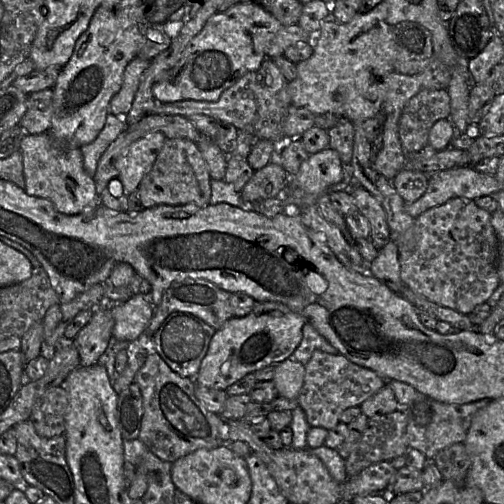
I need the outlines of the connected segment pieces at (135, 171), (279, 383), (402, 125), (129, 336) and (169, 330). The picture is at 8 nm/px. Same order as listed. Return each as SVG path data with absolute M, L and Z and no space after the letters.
M155 132L133 142L116 162L118 178L126 195L138 189L142 178L151 170L166 136Z
M294 358L275 366L273 382L280 397L297 399L304 383L305 365Z
M424 89L413 96L405 105L399 120L399 138L404 152L413 154L428 145L433 125L441 119L450 119L451 100L447 89Z
M133 295L125 302L110 304L114 317L112 336L121 341L133 341L147 329L155 310L147 295Z
M173 312L154 334L150 347L153 347L164 362L178 375L194 379L216 331L215 328L194 315Z

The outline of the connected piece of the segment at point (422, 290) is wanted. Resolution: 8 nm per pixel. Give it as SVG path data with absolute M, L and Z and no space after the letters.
M453 198L415 218L414 228L417 246L410 252L399 252L404 285L433 303L465 315L485 303L501 283L497 271L499 242L491 224L491 213L479 208L474 200Z

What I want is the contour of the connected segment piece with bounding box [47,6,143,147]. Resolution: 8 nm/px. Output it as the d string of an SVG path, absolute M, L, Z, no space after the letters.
M119 6L98 7L52 88L53 114L47 133L68 147L93 142L104 127L111 99L122 86L126 66L137 56L142 45L143 35L132 12Z

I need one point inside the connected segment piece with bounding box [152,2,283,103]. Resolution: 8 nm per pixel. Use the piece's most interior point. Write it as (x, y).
(232, 43)

